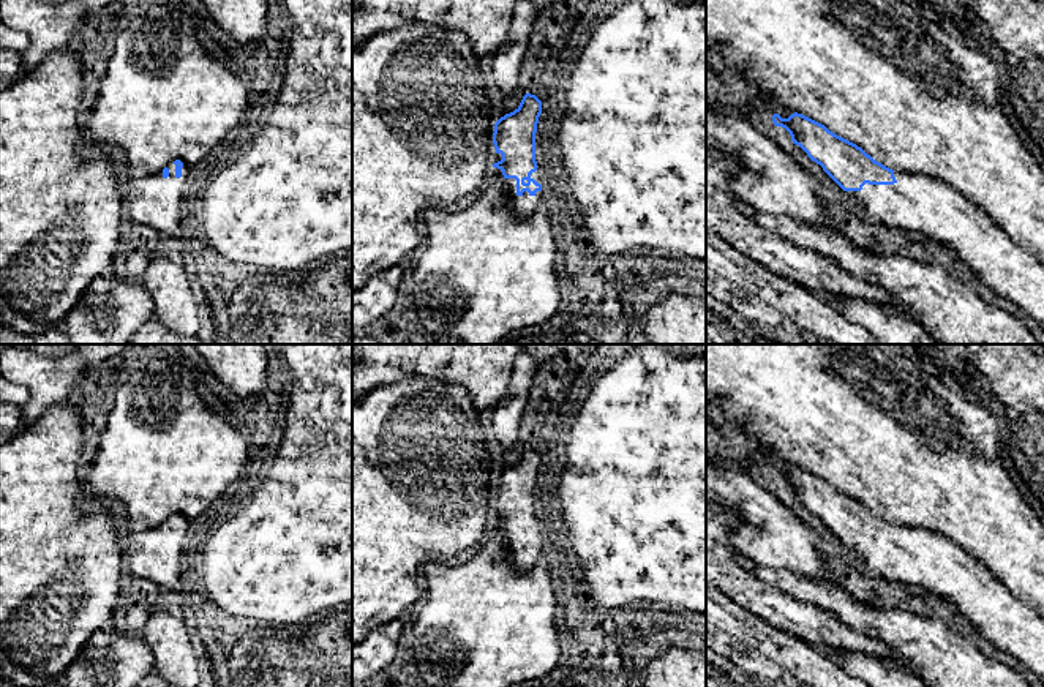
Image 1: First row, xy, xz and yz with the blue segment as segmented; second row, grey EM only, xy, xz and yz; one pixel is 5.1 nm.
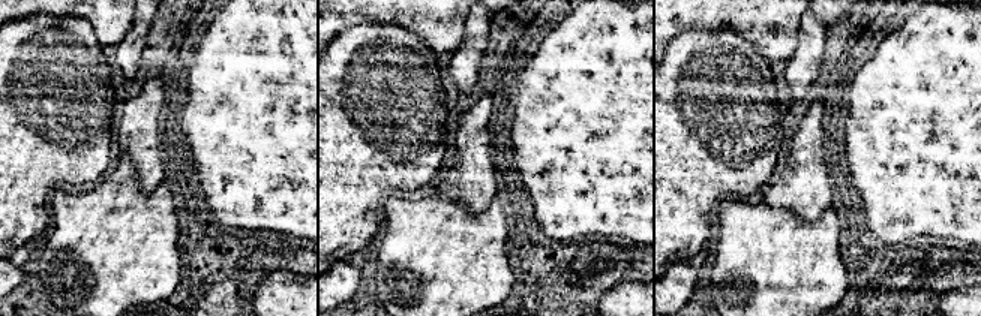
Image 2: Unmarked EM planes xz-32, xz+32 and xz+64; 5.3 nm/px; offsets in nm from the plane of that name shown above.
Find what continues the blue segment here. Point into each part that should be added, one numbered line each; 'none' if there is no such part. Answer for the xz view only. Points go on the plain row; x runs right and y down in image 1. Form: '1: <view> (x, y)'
1: xz (523, 559)

